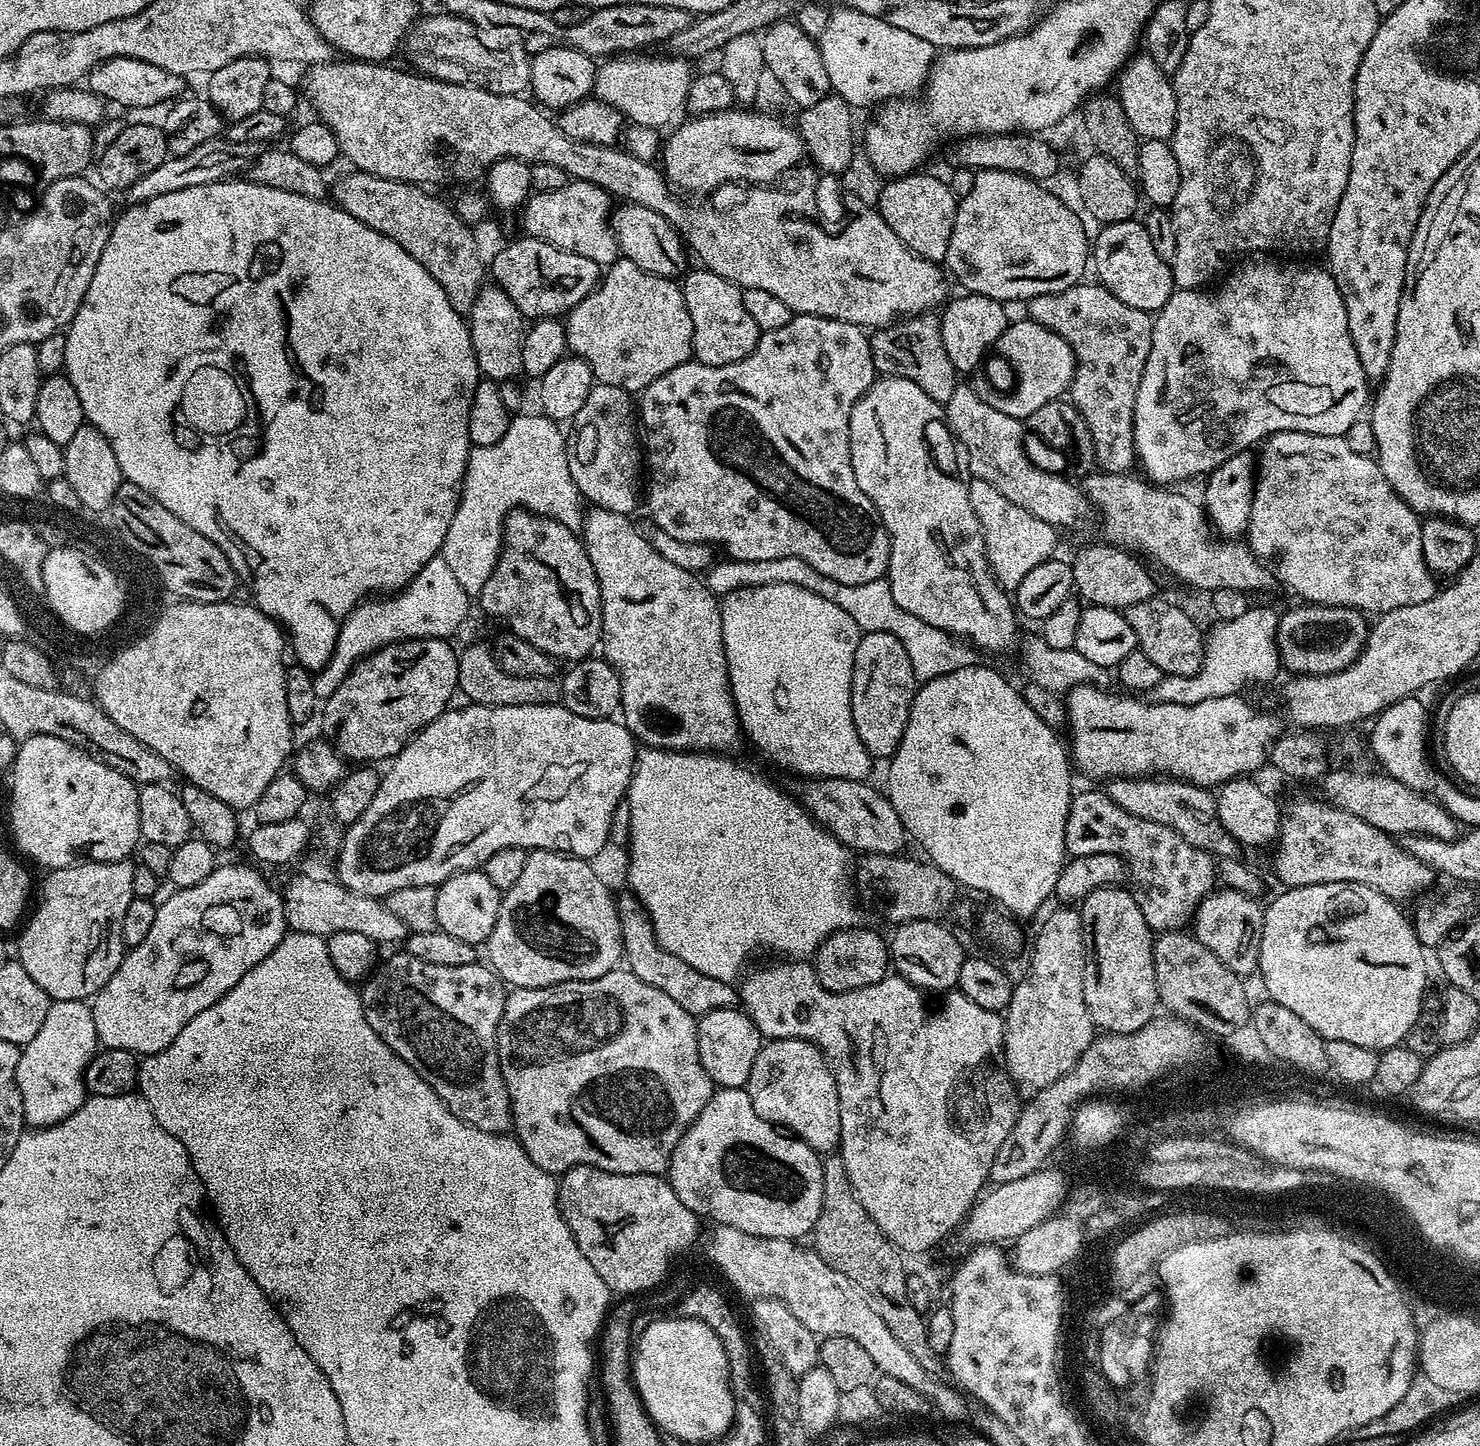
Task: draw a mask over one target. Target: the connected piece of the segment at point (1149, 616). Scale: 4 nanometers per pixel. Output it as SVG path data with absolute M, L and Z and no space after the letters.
M1160 599L1134 602L1134 606L1123 609L1126 622L1130 622L1134 630L1139 651L1144 652L1146 658L1150 658L1150 662L1154 662L1154 666L1158 666L1165 676L1192 676L1204 661L1205 633L1200 633L1190 613L1183 612L1168 600Z

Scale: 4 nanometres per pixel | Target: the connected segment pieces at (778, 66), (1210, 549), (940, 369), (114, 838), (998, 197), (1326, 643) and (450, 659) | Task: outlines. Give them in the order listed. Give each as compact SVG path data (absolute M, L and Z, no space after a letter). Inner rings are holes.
M791 19L779 20L777 24L764 29L762 39L765 69L778 78L787 93L787 99L792 104L796 103L797 109L814 106L814 102L829 96L832 87L830 78L826 78L826 66L822 63L819 43L808 37L796 22Z
M1103 470L1093 471L1083 480L1082 491L1089 505L1104 511L1104 532L1109 536L1105 537L1113 545L1127 546L1145 557L1153 556L1182 583L1201 588L1204 594L1214 590L1238 590L1253 594L1264 592L1274 584L1273 569L1247 543L1232 538L1212 541L1214 529L1203 507L1197 501L1195 504L1190 497L1176 492L1180 490L1153 486L1136 474Z
M921 314L901 318L895 324L875 329L870 336L872 357L877 373L884 376L897 376L914 382L942 406L947 405L950 394L954 394L958 383L956 367L946 355L946 346L942 346L940 318L936 314Z
M31 736L19 741L16 749L16 760L10 769L12 775L12 836L16 839L16 844L32 860L37 860L40 864L45 864L45 869L65 868L66 865L73 863L77 858L87 858L90 860L126 860L137 851L141 843L140 827L138 826L138 794L139 787L133 780L118 774L106 762L86 754L78 746L66 742L62 738L50 738L49 736Z
M1006 170L977 171L972 178L972 185L966 195L959 197L956 205L956 217L954 218L954 230L950 230L950 250L946 250L946 258L943 263L950 273L951 279L961 284L965 293L974 296L994 298L1001 302L1008 300L1020 300L1026 302L1038 294L1058 294L1070 286L1081 283L1085 279L1084 271L1090 268L1090 236L1084 233L1084 224L1055 196L1047 192L1043 183L1031 180L1029 176L1019 176Z
M1311 602L1305 608L1287 609L1283 616L1288 620L1288 661L1283 667L1297 676L1325 676L1346 670L1360 657L1366 646L1370 620L1357 608L1325 606Z
M438 638L400 640L396 644L379 648L377 652L371 652L369 656L358 661L350 674L342 678L342 686L338 686L338 690L334 690L334 694L330 694L323 701L322 715L319 717L320 724L324 727L323 739L333 745L348 762L391 761L416 733L434 722L434 718L447 712L453 703L452 695L455 697L458 692L460 657L457 649L452 649L450 645L448 640Z

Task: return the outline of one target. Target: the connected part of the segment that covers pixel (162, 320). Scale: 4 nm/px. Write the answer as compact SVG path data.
M229 178L229 179L227 179L227 180L219 180L219 181L218 181L218 182L214 182L214 183L213 183L213 184L203 184L203 185L202 185L202 186L190 186L190 190L173 190L173 192L172 192L172 193L170 193L170 194L162 194L162 195L160 195L160 197L159 197L159 198L150 198L150 202L142 202L142 203L141 203L141 204L128 204L128 205L127 205L127 207L125 207L125 209L126 209L126 210L125 210L125 212L124 212L124 213L122 213L122 214L121 214L121 216L120 216L120 213L119 213L119 215L117 215L117 216L116 216L116 217L115 217L115 220L114 220L114 223L113 223L113 225L112 225L112 233L111 233L111 234L110 234L110 238L109 238L109 239L108 239L108 241L107 241L107 242L106 242L106 250L102 250L102 258L98 258L98 266L94 266L94 278L90 278L90 286L89 286L89 287L88 287L88 289L87 289L87 290L86 290L86 294L85 294L85 295L84 295L84 297L83 297L83 298L82 298L82 302L81 302L81 303L80 303L80 305L79 305L79 306L78 306L78 310L77 310L77 311L76 311L76 313L75 313L75 314L74 314L74 318L73 318L73 319L72 319L72 322L71 322L71 324L69 324L69 325L68 325L68 327L67 327L67 329L66 329L66 362L65 362L65 363L64 363L64 371L63 371L63 375L66 375L66 376L68 376L68 377L69 377L69 378L70 378L70 382L74 382L74 390L78 390L78 399L80 399L80 400L81 400L81 402L82 402L82 410L83 410L83 411L84 411L84 418L85 418L85 421L87 421L87 423L90 423L90 424L92 424L92 425L93 425L93 426L95 426L95 428L96 428L96 429L97 429L97 430L98 430L98 431L100 431L100 433L102 433L102 434L103 434L103 436L104 436L104 437L105 437L105 438L106 438L106 442L110 442L110 447L112 447L112 448L113 448L113 450L114 450L114 458L118 458L118 466L119 466L119 467L120 467L120 475L121 475L121 477L123 477L123 479L124 479L124 480L125 480L125 481L127 481L127 483L130 483L130 484L133 484L133 485L134 485L134 486L138 486L138 487L139 487L139 488L141 488L141 489L142 489L142 490L146 490L146 494L150 494L150 498L154 498L154 499L155 499L155 500L157 500L157 501L158 501L158 502L162 502L162 506L166 506L166 510L170 510L170 514L174 514L174 515L175 515L175 516L177 516L177 517L178 517L178 518L182 518L182 522L186 522L186 526L194 526L194 530L198 530L198 534L202 534L202 535L203 535L203 536L205 536L205 537L206 537L206 538L210 538L210 542L214 542L214 546L218 546L218 550L222 550L222 554L226 554L226 558L227 558L227 559L228 559L228 561L229 561L229 562L230 562L230 566L234 566L234 570L235 570L235 571L236 571L236 575L237 575L237 577L239 577L239 579L240 579L240 580L241 580L241 581L243 581L243 583L244 583L244 580L245 580L245 582L246 582L246 583L248 583L248 584L249 584L249 586L250 586L250 587L252 587L252 596L253 596L253 597L252 597L252 596L251 596L251 599L252 599L252 600L253 600L253 601L254 601L254 603L255 603L255 605L256 605L256 607L257 607L257 608L259 608L259 609L260 609L260 611L262 611L262 612L265 612L265 614L267 614L267 615L268 615L268 616L271 616L271 617L272 617L272 619L273 619L273 620L275 620L275 621L276 621L276 623L277 623L277 624L279 624L279 625L281 625L281 626L282 626L282 628L283 628L283 631L284 631L284 632L285 632L285 633L286 633L286 636L287 636L287 639L288 639L288 640L289 640L289 641L290 641L290 652L291 652L291 655L292 655L292 652L293 652L293 654L294 654L294 655L296 655L296 657L294 657L294 660L295 660L295 663L297 663L297 664L301 664L301 665L302 665L302 667L304 667L304 668L306 668L306 669L308 669L308 671L309 671L309 672L311 672L311 673L313 673L313 674L315 674L315 673L317 673L317 672L320 672L320 671L322 671L322 670L323 670L323 668L324 668L324 667L325 667L325 666L326 666L326 662L330 662L330 658L331 658L331 657L332 657L332 655L333 655L333 654L334 654L334 646L335 646L335 645L336 645L336 639L337 639L337 638L338 638L338 630L339 630L339 629L340 629L340 624L341 624L341 622L343 622L343 620L345 620L345 619L346 619L346 617L347 617L347 616L349 616L349 615L350 615L350 614L351 614L351 612L353 612L353 611L354 611L354 609L355 609L355 608L356 608L356 607L358 607L358 605L360 605L360 603L361 603L361 602L362 602L362 601L363 601L363 600L364 600L364 599L365 599L365 598L368 598L368 597L371 597L371 596L372 596L372 595L373 595L373 594L391 594L391 593L393 593L393 592L398 592L398 591L400 591L400 589L401 589L401 588L404 588L404 587L406 587L406 586L407 586L407 584L408 584L408 583L409 583L409 582L411 582L411 581L412 581L412 579L413 579L413 578L415 578L415 576L416 576L416 575L417 575L417 574L418 574L418 570L422 570L422 566L426 566L426 562L430 562L430 561L431 561L431 560L433 560L433 559L434 559L434 557L435 557L435 556L438 556L438 555L441 555L441 548L442 548L442 546L443 546L443 539L444 539L444 538L446 538L446 532L447 532L447 531L448 531L448 529L449 529L449 527L450 527L450 522L451 522L451 519L452 519L452 517L454 517L454 514L455 514L455 511L456 511L456 510L458 510L458 506L459 506L459 502L460 502L460 494L461 494L461 492L462 492L462 490L463 490L463 480L464 480L464 475L465 475L465 474L466 474L466 472L467 472L467 462L468 462L468 453L469 453L469 449L470 449L470 445L469 445L469 443L468 443L468 423L469 423L469 422L470 422L470 402L471 402L471 401L472 401L472 399L473 399L473 398L474 398L474 390L475 390L475 389L476 389L476 387L477 387L477 386L478 386L478 385L480 385L480 381L481 381L481 379L482 379L482 377L481 377L481 375L480 375L480 367L479 367L479 366L478 366L478 358L477 358L477 357L476 357L476 355L475 355L475 354L474 354L474 346L473 346L473 345L472 345L472 335L470 335L470 333L468 333L468 321L467 321L467 319L465 319L465 317L464 317L464 316L463 316L463 315L462 315L462 313L460 313L460 312L459 312L459 311L458 311L458 310L454 310L454 306L450 306L450 298L446 298L446 290L442 290L442 286L438 286L438 282L434 282L434 278L430 278L430 273L428 273L428 271L427 271L427 270L425 270L425 269L424 269L424 267L423 267L423 266L422 266L422 265L421 265L421 264L419 264L419 263L418 263L418 261L417 261L417 260L415 260L415 258L410 258L410 254L406 254L406 250L402 250L402 246L398 246L398 242L394 242L394 241L393 241L393 240L391 240L391 239L390 239L390 238L386 238L386 234L378 234L378 230L370 230L370 226L366 226L366 225L365 225L365 224L363 224L363 223L362 223L362 222L358 222L358 218L350 218L350 214L346 214L346 210L342 210L342 209L341 209L341 208L340 208L340 207L338 207L338 206L337 206L337 205L336 205L336 204L335 204L335 203L332 203L332 202L329 202L329 201L328 201L328 200L315 200L315 199L314 199L314 198L302 198L302 194L290 194L290 193L289 193L289 192L287 192L287 191L286 191L286 190L274 190L274 189L273 189L273 188L271 188L271 187L270 187L270 186L266 186L266 185L265 185L265 184L254 184L254 183L252 183L252 181L251 181L251 180L249 180L249 179L247 179L247 178Z

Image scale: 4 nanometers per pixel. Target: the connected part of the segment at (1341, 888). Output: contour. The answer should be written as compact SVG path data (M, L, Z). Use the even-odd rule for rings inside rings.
M1330 882L1329 884L1315 884L1314 886L1285 887L1281 896L1273 898L1264 908L1264 925L1262 926L1262 946L1260 947L1260 967L1258 976L1264 979L1267 999L1287 1006L1294 1010L1298 1018L1303 1018L1309 1026L1314 1026L1318 1034L1325 1041L1354 1042L1358 1046L1383 1050L1403 1045L1408 1039L1408 1031L1420 1017L1421 1008L1425 1007L1424 987L1428 984L1428 968L1424 965L1426 949L1421 944L1413 921L1404 917L1404 912L1397 901L1378 894L1378 890L1370 890L1365 884L1352 882Z

